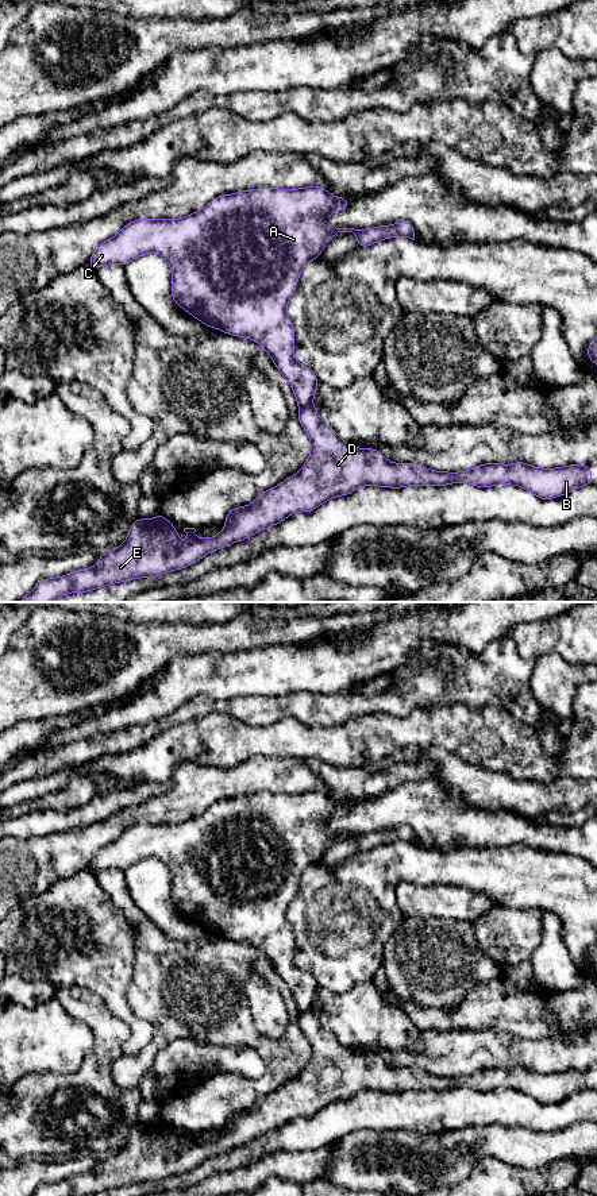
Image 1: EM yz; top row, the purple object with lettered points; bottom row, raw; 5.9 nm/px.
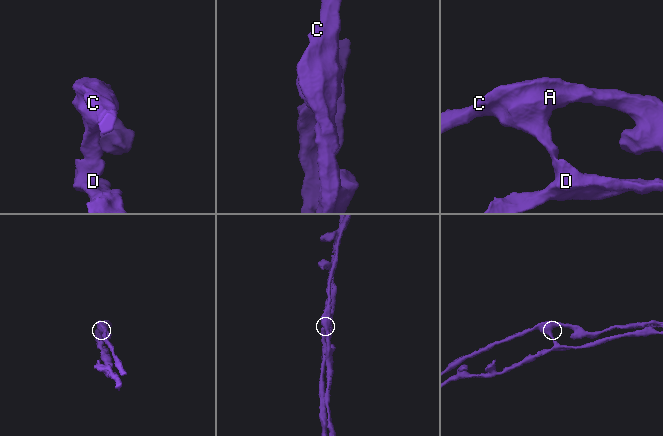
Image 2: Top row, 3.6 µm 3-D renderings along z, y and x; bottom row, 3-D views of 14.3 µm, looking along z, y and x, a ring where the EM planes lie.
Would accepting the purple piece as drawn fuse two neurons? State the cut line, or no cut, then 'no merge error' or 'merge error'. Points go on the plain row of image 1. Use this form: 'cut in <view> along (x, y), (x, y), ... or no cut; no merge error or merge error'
cut in yz along (311, 1007), (300, 1014); merge error

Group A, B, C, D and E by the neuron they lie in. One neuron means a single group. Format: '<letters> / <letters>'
A C / B D E

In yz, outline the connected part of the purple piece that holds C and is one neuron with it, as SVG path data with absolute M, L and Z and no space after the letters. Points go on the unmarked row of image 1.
M263 791L234 799L223 799L215 802L203 814L181 823L142 822L131 826L118 840L101 848L92 859L88 869L96 875L111 868L126 871L132 864L149 857L161 860L172 873L172 900L176 910L209 933L217 933L224 938L259 948L276 968L277 975L290 988L298 1012L303 1014L313 1007L319 985L313 975L303 971L293 960L296 944L293 930L286 918L286 911L298 888L301 873L308 867L317 864L326 848L339 837L353 837L361 853L396 841L415 845L415 836L409 826L367 834L334 832L327 823L328 819L343 815L348 809L350 803L335 802L327 794L319 791L301 794Z

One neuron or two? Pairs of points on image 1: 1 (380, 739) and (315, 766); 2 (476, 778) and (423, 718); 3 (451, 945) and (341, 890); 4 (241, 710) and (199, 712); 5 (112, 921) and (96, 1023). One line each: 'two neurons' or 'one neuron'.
1: two neurons
2: two neurons
3: two neurons
4: one neuron
5: two neurons

